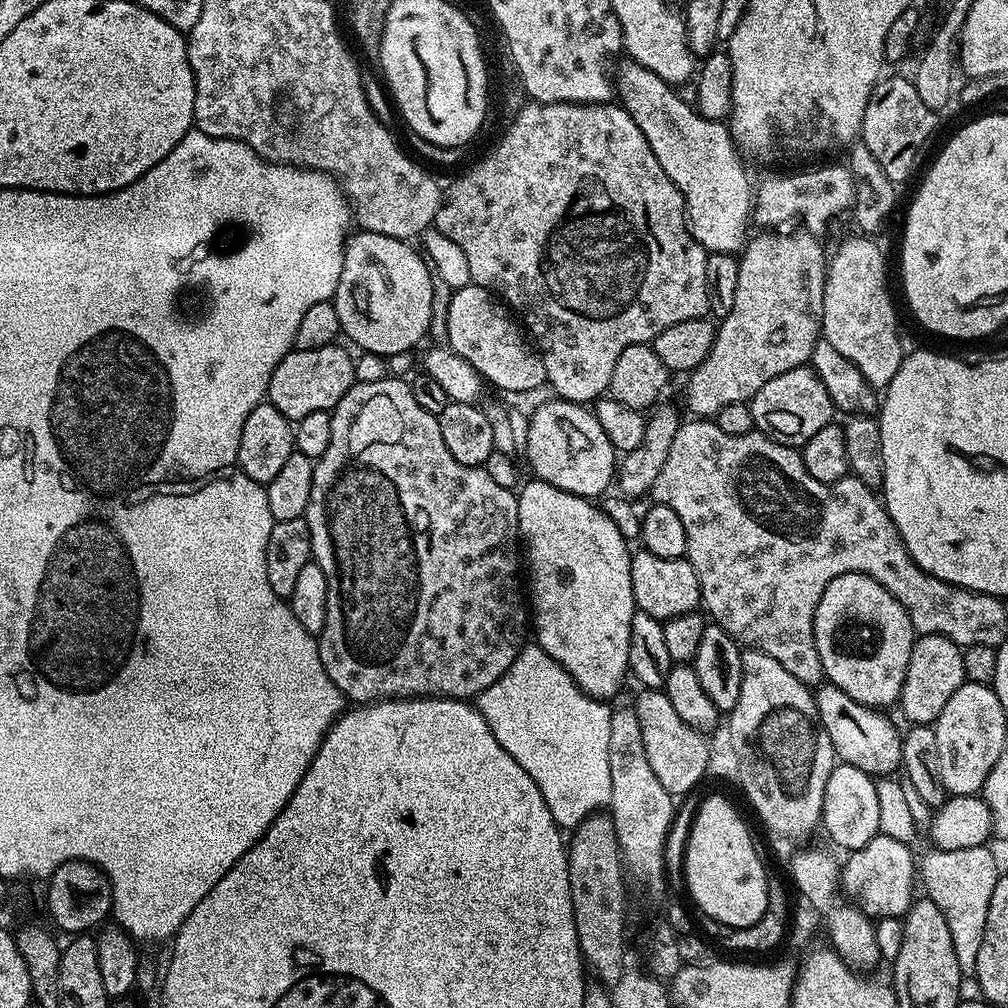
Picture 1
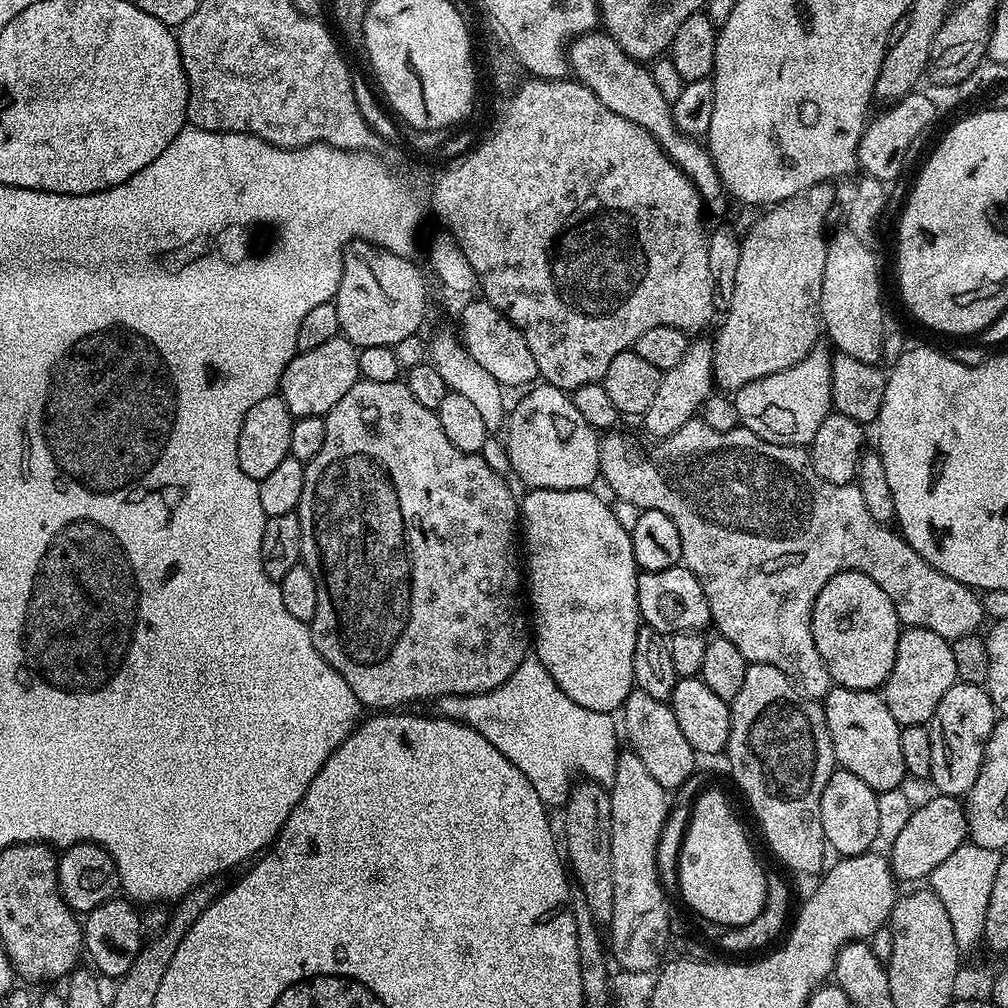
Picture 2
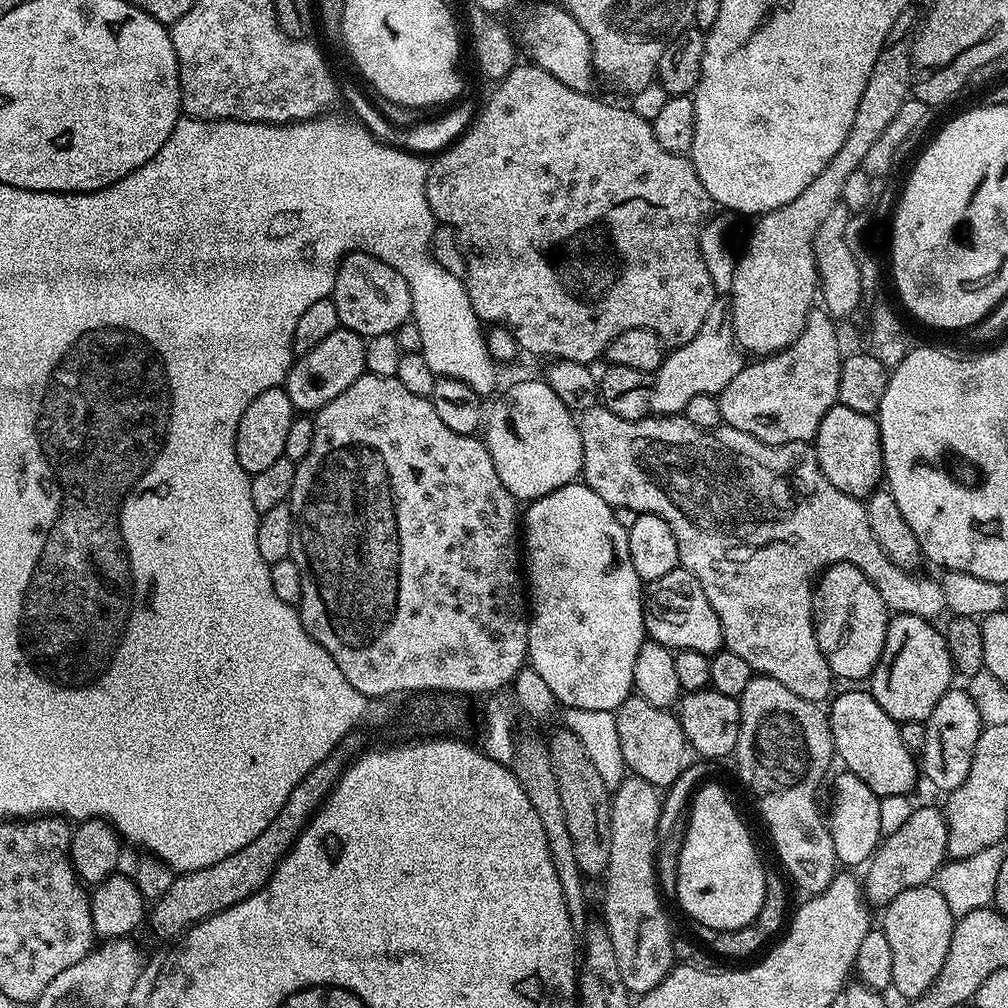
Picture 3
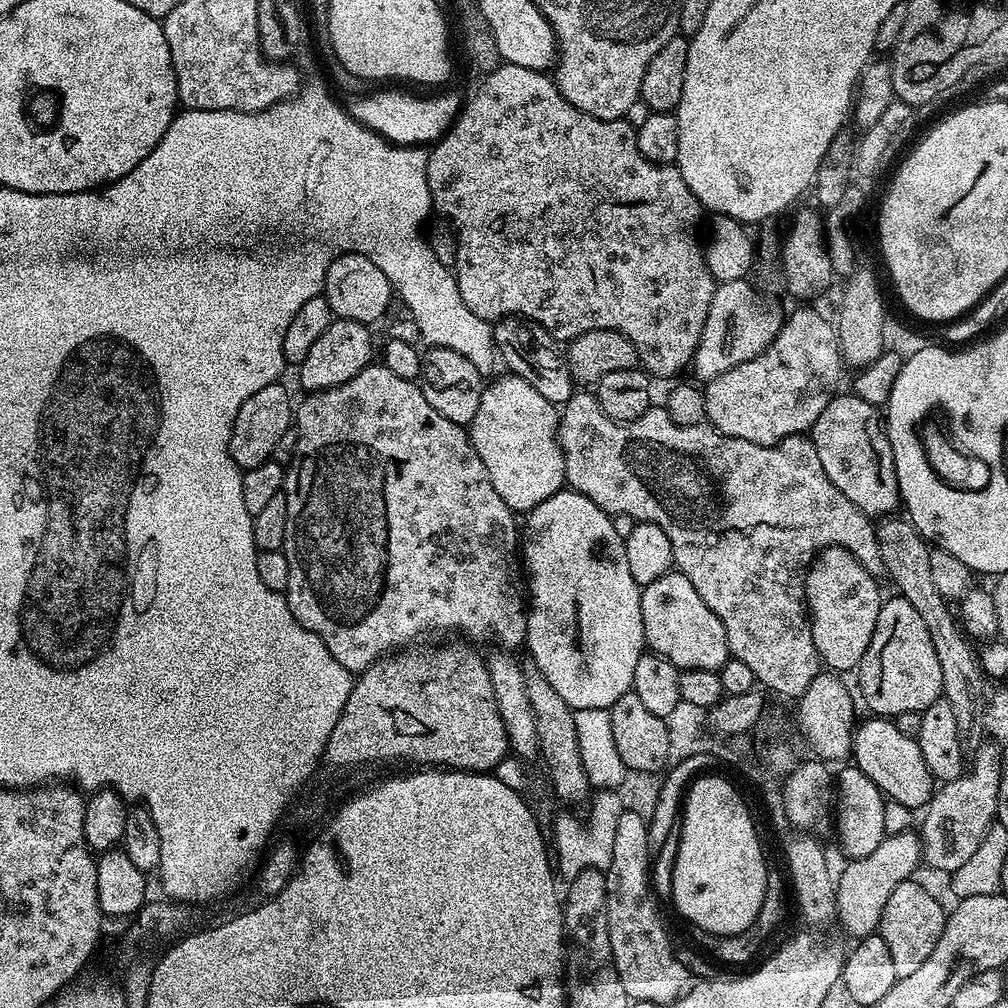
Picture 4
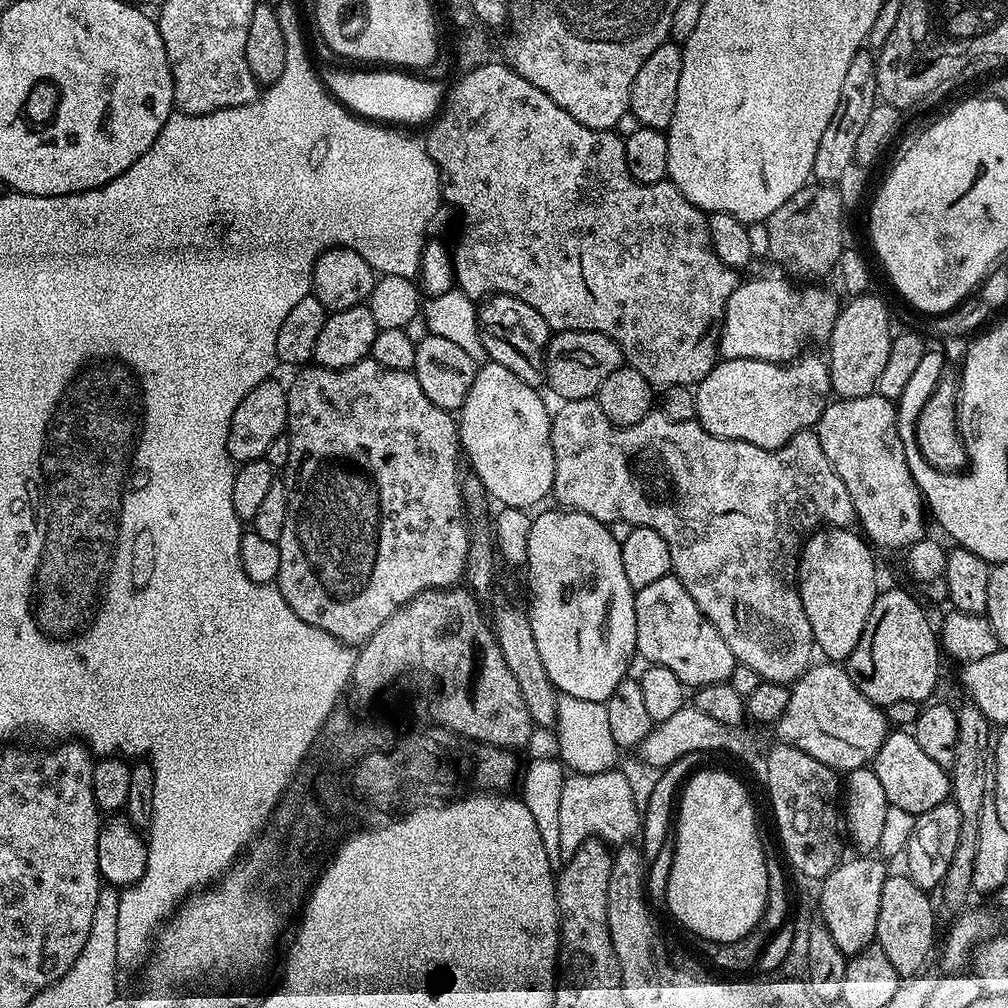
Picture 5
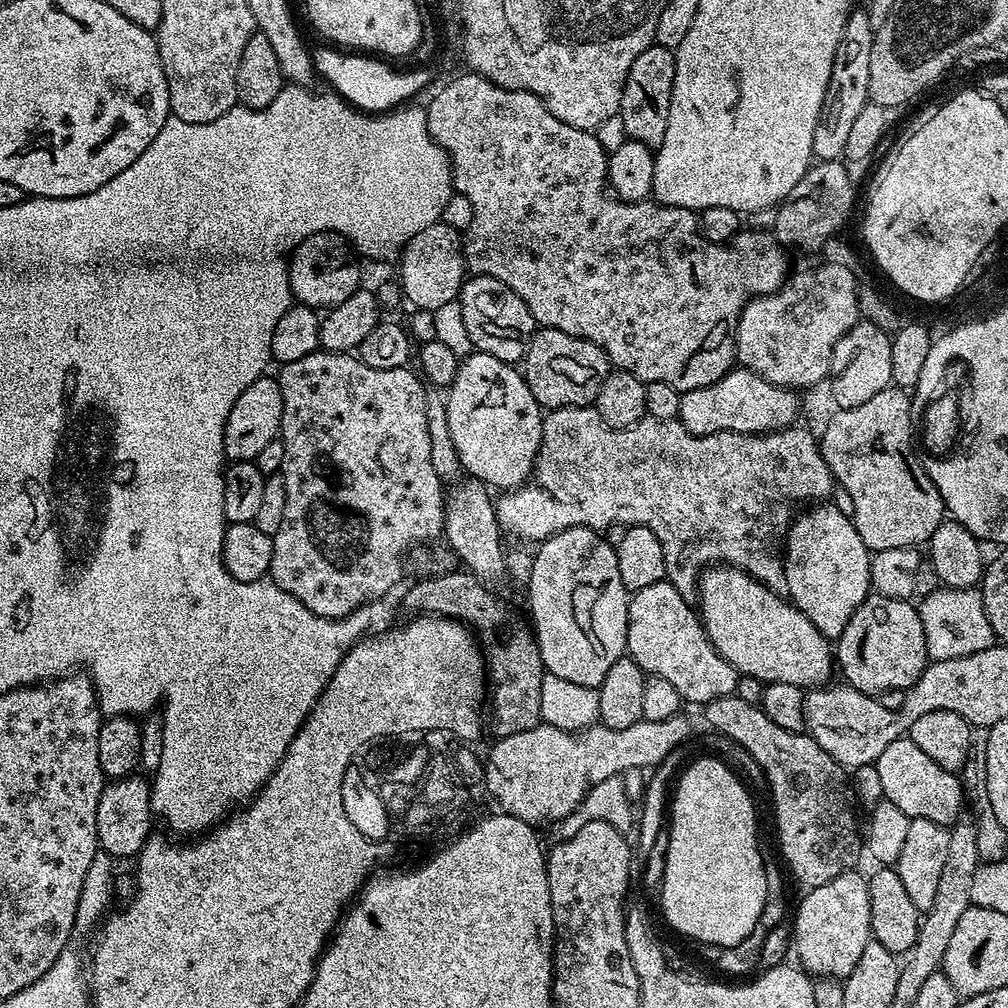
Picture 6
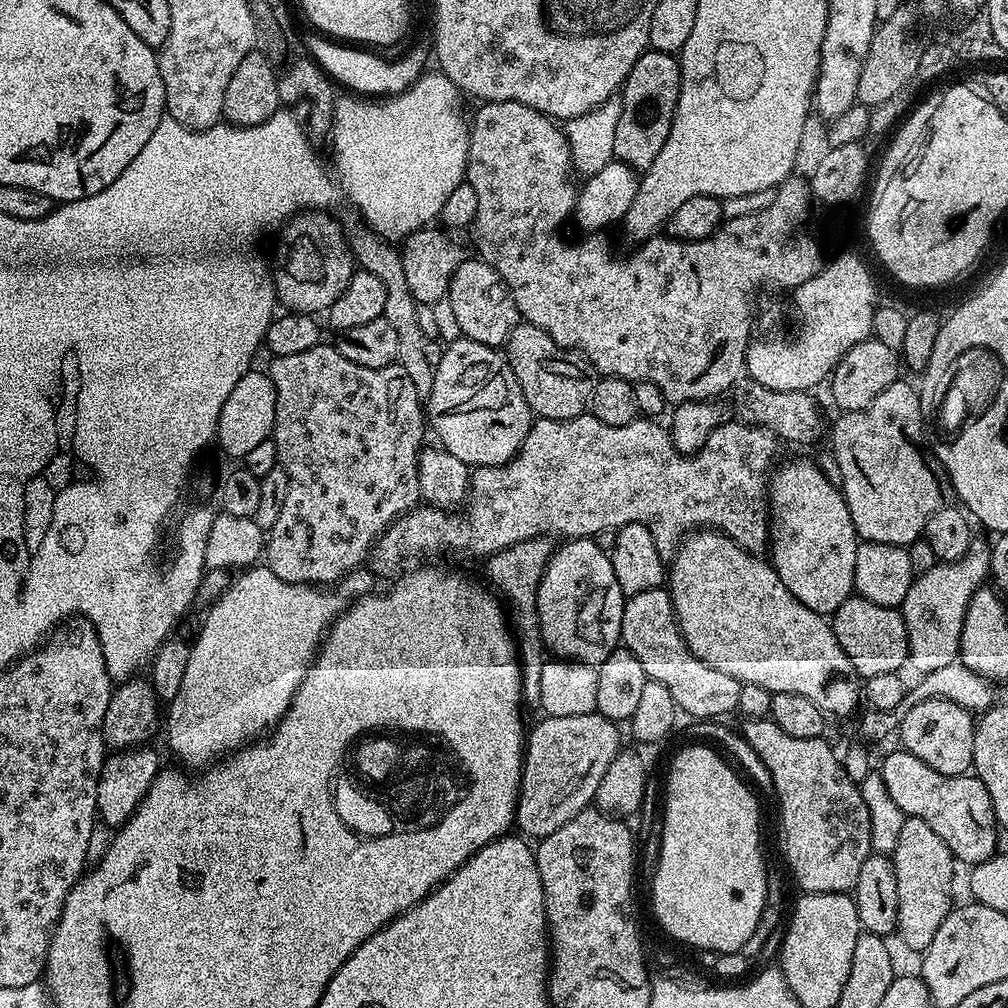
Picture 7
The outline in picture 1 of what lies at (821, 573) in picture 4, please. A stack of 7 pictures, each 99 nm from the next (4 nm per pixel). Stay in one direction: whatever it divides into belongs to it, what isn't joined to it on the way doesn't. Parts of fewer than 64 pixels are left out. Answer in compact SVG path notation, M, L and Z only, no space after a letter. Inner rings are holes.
M847 572L830 582L822 594L812 619L812 637L818 646L818 658L822 658L822 670L827 683L838 686L854 702L877 710L888 710L900 699L902 682L906 678L906 666L910 664L910 650L914 646L918 633L910 622L910 614L874 578L865 572Z

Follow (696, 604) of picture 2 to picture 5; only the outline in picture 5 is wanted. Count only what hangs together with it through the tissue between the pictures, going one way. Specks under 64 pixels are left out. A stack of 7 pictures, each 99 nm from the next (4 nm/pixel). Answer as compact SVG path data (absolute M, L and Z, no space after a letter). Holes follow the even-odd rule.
M675 574L658 578L658 582L650 582L650 586L636 592L634 622L639 659L674 670L685 689L723 684L734 674L737 663L734 654L730 654L730 646L726 646L726 638L694 606L694 598L686 594L686 586Z

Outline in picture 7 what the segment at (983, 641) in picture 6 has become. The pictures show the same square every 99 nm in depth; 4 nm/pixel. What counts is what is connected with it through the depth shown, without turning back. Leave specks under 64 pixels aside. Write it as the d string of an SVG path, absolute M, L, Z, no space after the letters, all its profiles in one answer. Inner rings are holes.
M974 538L963 558L953 561L938 562L926 572L920 573L913 579L910 590L903 600L900 613L907 628L909 667L914 668L917 675L933 673L934 670L942 670L943 667L957 661L960 651L961 632L964 625L965 612L969 606L969 600L981 587L991 573L992 549L980 538Z

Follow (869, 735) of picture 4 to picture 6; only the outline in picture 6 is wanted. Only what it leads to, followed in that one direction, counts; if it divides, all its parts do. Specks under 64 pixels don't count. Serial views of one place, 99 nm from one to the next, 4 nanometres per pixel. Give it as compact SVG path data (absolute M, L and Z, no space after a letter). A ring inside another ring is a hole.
M901 738L890 742L886 750L876 759L878 779L882 781L884 799L894 802L902 814L912 819L926 818L935 824L951 826L961 819L966 800L966 788L960 785L960 776L954 772L942 770L938 762L933 762L918 746L914 746L911 738Z

